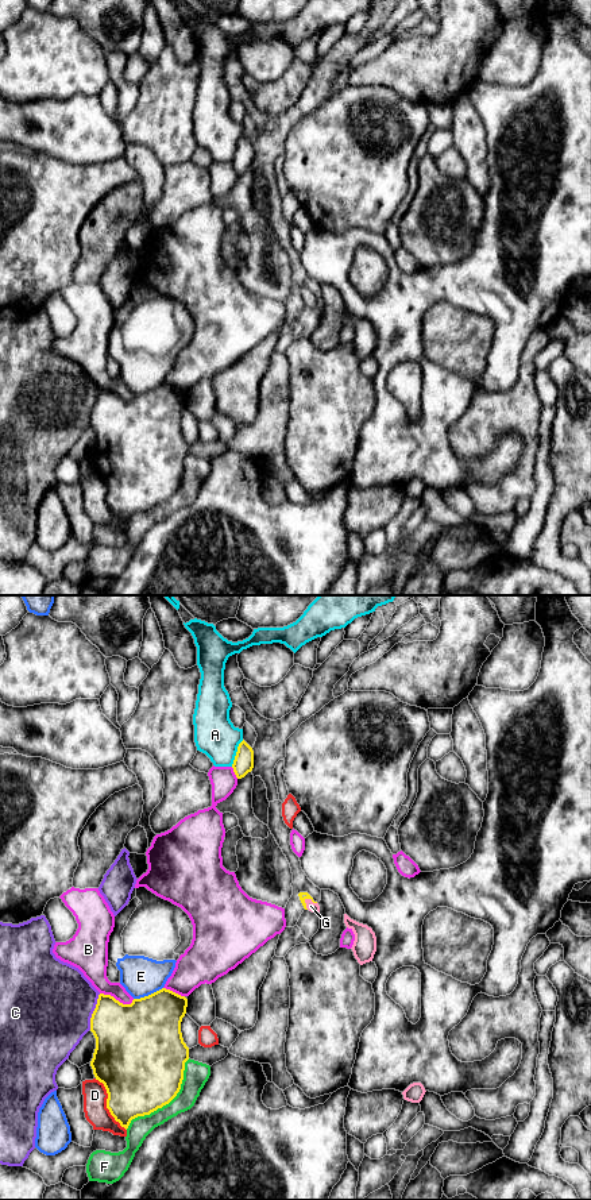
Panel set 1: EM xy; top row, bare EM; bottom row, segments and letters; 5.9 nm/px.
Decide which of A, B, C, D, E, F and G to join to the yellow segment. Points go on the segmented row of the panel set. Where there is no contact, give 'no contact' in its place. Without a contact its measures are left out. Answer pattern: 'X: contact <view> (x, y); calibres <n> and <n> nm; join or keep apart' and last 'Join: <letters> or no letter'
A: contact xy (236, 753); calibres 120 and 240 nm; keep apart
B: contact xy (118, 1000); calibres 440 and 150 nm; keep apart
C: contact xy (93, 1011); calibres 380 and 480 nm; keep apart
D: contact xy (107, 1103); calibres 440 and 140 nm; keep apart
E: contact xy (149, 995); calibres 440 and 240 nm; keep apart
F: contact xy (167, 1103); calibres 480 and 150 nm; keep apart
G: contact xy (311, 898); calibres 50 and 60 nm; join
Join: G

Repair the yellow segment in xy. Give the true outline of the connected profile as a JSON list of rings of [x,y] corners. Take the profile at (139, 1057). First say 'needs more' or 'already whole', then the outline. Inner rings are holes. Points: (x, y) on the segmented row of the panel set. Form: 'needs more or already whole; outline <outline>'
already whole; outline [[[166,988],[134,999],[131,1004],[123,1004],[111,995],[98,995],[90,1018],[90,1031],[96,1038],[90,1066],[107,1089],[107,1108],[125,1130],[132,1119],[169,1104],[181,1089],[189,1060],[189,1047],[181,1033],[186,1007],[185,996]]]

